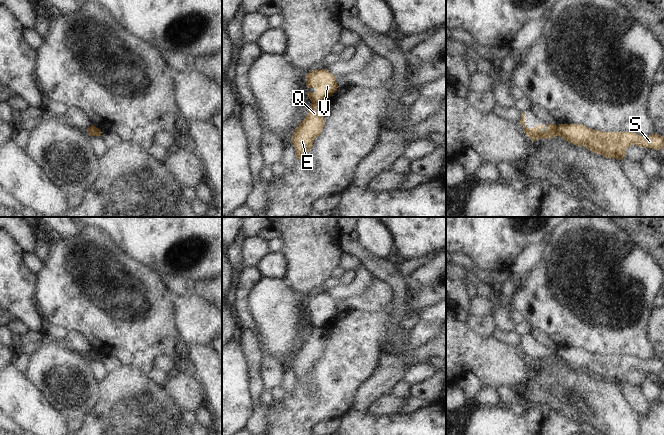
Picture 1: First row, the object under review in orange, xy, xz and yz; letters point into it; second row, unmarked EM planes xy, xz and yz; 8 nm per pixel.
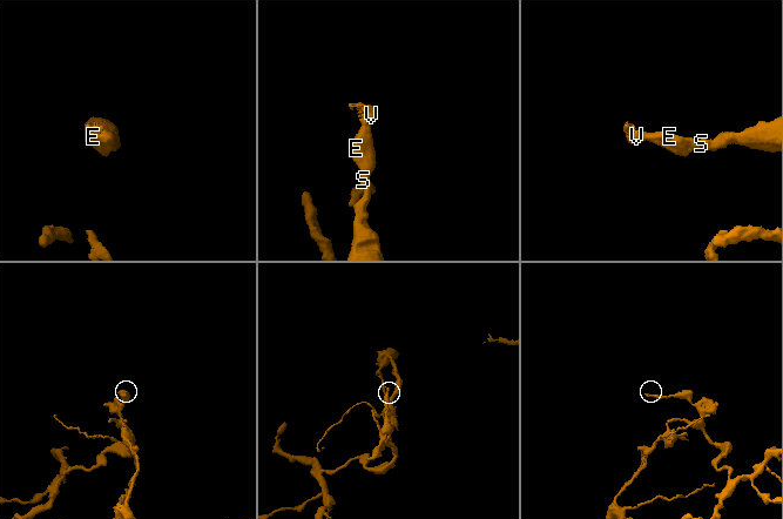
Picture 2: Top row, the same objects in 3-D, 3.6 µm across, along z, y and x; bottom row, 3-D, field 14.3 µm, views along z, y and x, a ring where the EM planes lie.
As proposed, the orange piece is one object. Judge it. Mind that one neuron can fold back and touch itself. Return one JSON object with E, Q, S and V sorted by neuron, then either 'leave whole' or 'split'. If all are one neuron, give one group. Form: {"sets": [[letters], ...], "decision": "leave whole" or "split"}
{"sets": [["E", "Q", "S"], ["V"]], "decision": "split"}

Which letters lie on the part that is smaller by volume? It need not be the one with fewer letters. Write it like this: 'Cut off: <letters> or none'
Cut off: V.

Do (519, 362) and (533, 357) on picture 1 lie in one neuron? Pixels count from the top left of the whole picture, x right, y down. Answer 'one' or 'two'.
two

